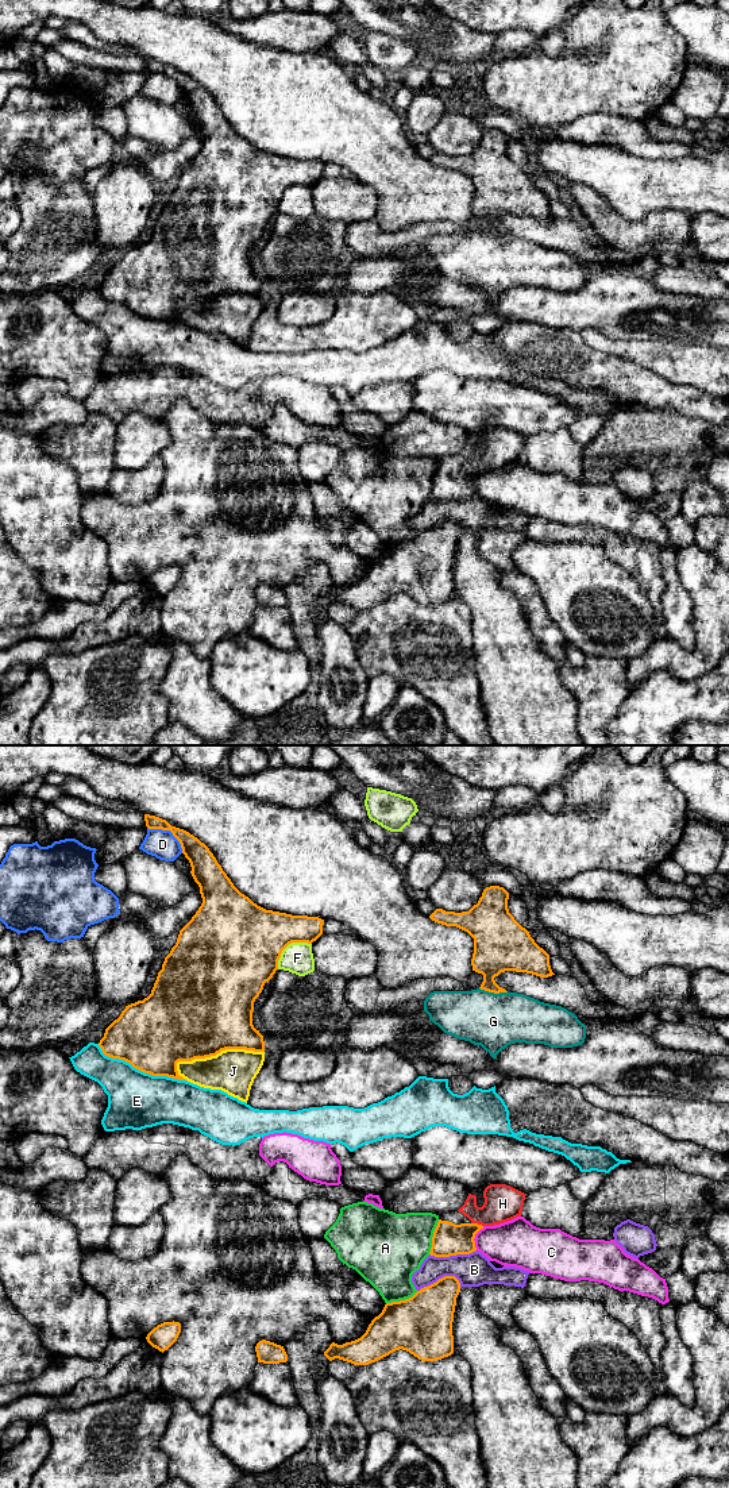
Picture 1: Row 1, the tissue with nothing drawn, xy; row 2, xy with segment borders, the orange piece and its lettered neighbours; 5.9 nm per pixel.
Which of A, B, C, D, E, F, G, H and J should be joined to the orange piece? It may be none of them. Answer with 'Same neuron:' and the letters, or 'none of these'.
Same neuron: H

